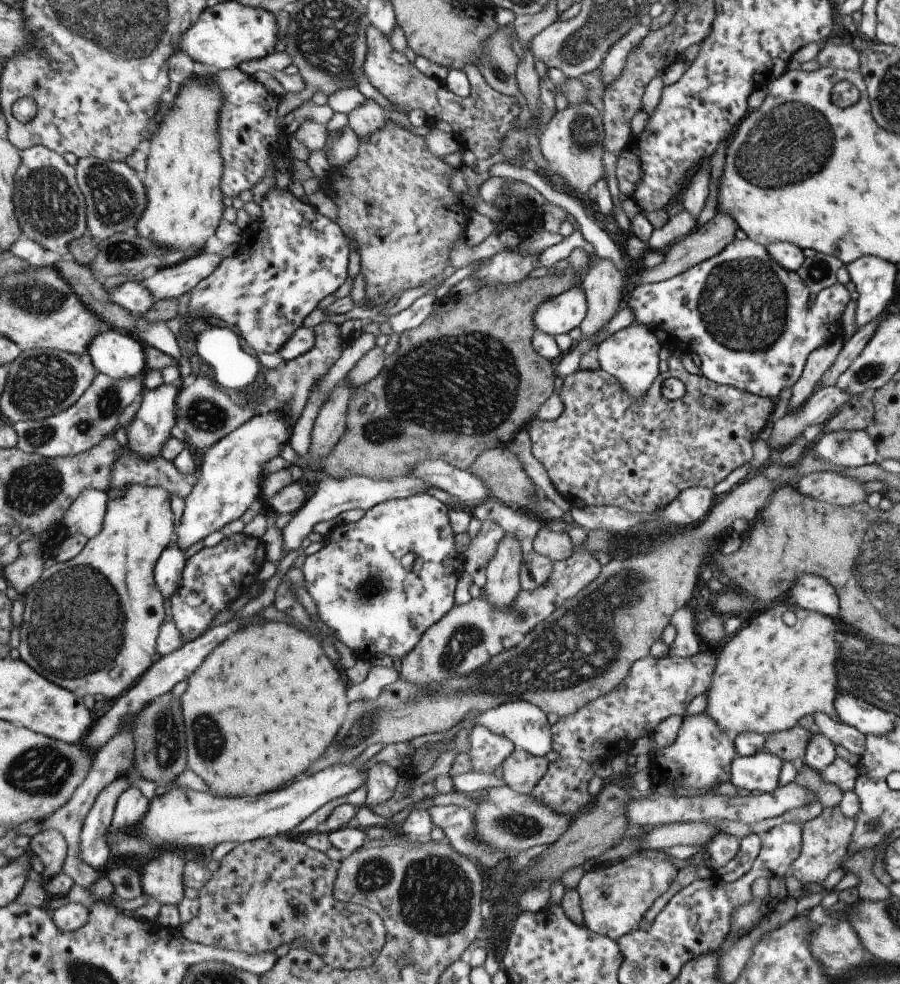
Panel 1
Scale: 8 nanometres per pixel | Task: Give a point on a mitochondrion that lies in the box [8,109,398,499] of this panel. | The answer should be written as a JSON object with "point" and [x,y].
{"point":[50,205]}

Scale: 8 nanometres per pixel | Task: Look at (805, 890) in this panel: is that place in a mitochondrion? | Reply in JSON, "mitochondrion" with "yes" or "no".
{"mitochondrion":"no"}

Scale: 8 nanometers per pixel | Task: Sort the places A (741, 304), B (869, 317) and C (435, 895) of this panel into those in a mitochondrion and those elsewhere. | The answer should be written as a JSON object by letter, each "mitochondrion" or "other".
{"A":"mitochondrion","B":"other","C":"mitochondrion"}

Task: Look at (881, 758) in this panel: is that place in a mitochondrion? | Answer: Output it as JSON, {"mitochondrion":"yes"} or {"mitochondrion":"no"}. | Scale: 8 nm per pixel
{"mitochondrion":"no"}

